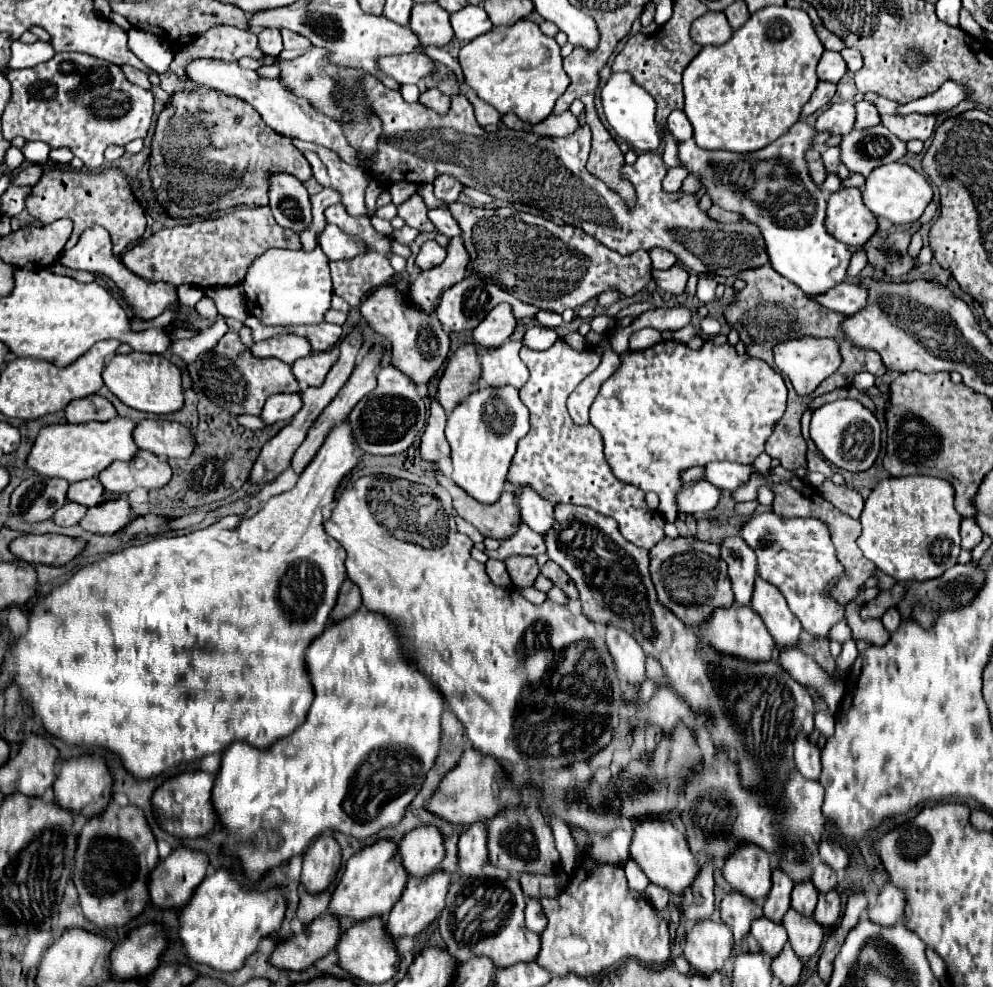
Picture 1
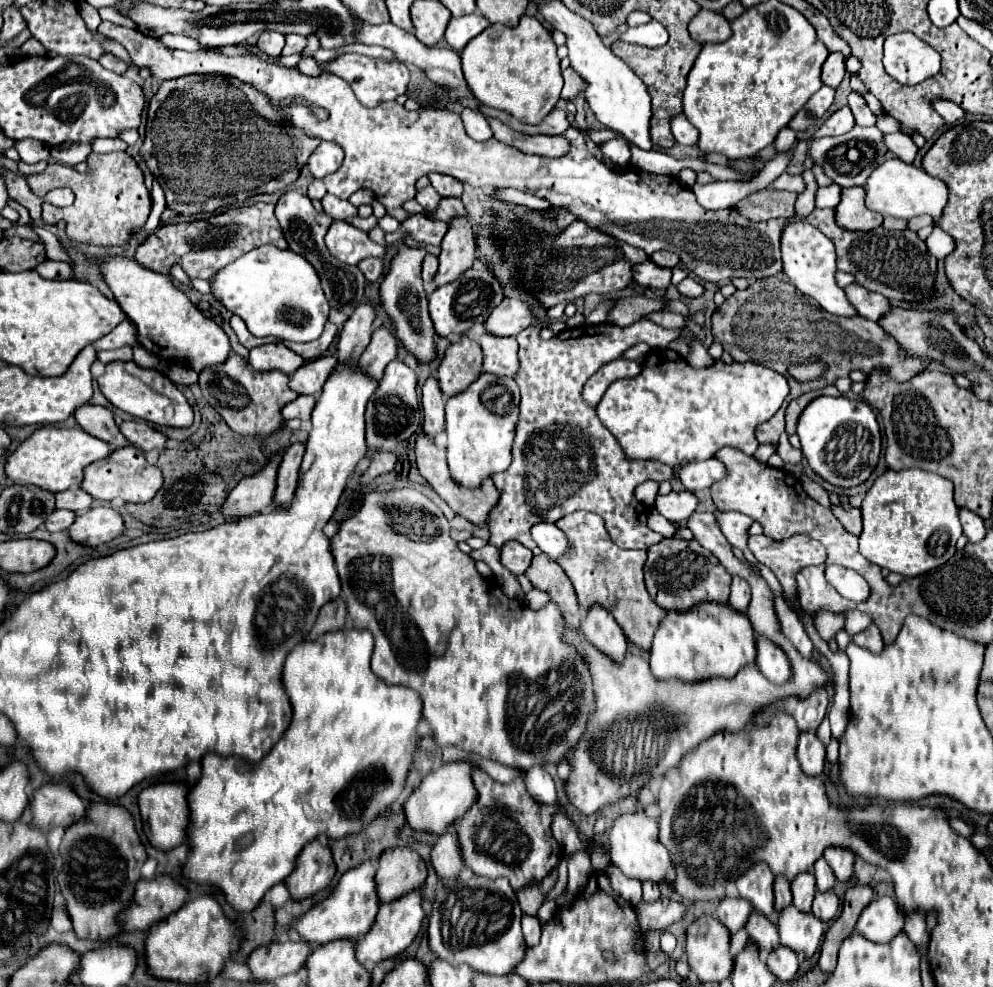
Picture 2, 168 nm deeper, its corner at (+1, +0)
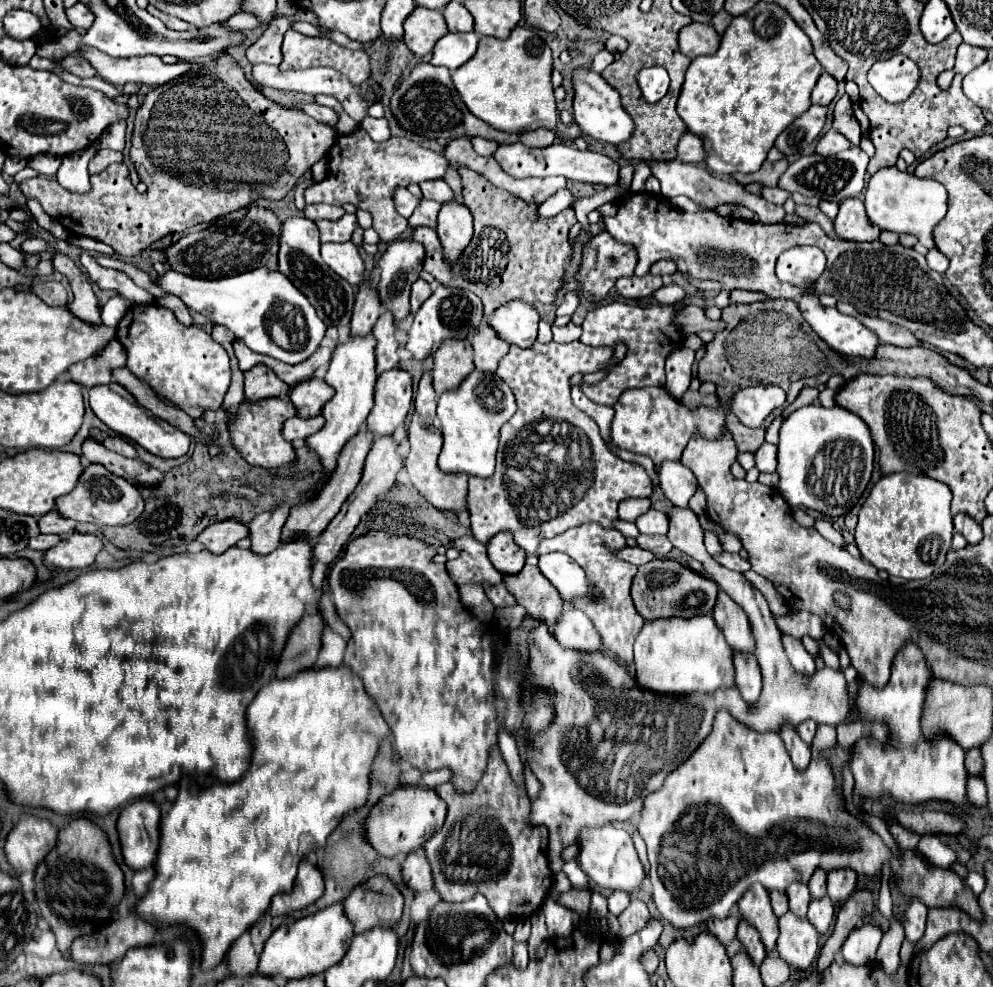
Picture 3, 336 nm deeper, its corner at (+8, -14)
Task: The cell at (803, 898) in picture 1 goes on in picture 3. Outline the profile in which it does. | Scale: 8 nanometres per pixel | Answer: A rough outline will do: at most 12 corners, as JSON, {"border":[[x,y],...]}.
{"border":[[791,884],[789,910],[797,918],[807,916],[811,902],[805,884]]}

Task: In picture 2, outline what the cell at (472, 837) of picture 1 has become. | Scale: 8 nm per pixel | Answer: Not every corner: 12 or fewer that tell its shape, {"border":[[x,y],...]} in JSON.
{"border":[[442,834],[430,852],[438,878],[464,868],[456,834]]}

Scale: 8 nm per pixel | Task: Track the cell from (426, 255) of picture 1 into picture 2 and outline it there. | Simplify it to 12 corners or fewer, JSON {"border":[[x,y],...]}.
{"border":[[426,254],[422,264],[424,284],[432,284],[438,270],[438,258]]}

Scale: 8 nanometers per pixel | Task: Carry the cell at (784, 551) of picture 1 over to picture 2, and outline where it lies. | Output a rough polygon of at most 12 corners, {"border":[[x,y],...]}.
{"border":[[764,534],[748,550],[798,596],[794,574],[826,562],[826,550],[804,534],[782,542]]}

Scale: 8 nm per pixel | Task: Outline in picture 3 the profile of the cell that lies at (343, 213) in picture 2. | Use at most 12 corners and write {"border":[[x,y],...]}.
{"border":[[311,204],[303,214],[315,220],[339,220],[345,210],[329,204]]}

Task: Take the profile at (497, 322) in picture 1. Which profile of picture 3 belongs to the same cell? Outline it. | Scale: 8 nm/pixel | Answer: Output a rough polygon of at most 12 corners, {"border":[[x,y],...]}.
{"border":[[517,300],[497,308],[489,326],[501,340],[529,348],[537,310]]}

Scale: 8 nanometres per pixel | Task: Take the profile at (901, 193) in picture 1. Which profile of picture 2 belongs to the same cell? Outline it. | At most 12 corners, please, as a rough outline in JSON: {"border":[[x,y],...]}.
{"border":[[898,158],[868,178],[866,206],[938,222],[948,186]]}

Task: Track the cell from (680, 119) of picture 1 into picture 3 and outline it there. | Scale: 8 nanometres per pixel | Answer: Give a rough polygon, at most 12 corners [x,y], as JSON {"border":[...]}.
{"border":[[685,132],[677,144],[677,158],[691,164],[703,162],[701,140]]}

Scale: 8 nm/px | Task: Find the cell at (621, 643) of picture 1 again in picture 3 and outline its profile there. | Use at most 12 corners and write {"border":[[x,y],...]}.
{"border":[[581,610],[559,616],[553,634],[563,648],[601,652],[601,636]]}

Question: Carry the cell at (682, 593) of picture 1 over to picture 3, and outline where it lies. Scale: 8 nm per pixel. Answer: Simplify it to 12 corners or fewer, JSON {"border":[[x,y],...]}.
{"border":[[677,560],[635,574],[645,620],[713,612],[719,586]]}

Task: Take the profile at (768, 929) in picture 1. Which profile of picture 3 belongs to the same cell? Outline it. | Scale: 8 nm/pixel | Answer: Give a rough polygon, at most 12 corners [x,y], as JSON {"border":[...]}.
{"border":[[745,920],[739,922],[737,938],[753,964],[767,956],[759,932]]}

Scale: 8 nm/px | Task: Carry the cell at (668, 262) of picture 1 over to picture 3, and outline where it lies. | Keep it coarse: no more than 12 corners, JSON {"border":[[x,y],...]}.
{"border":[[659,260],[651,266],[653,276],[675,274],[671,260]]}

